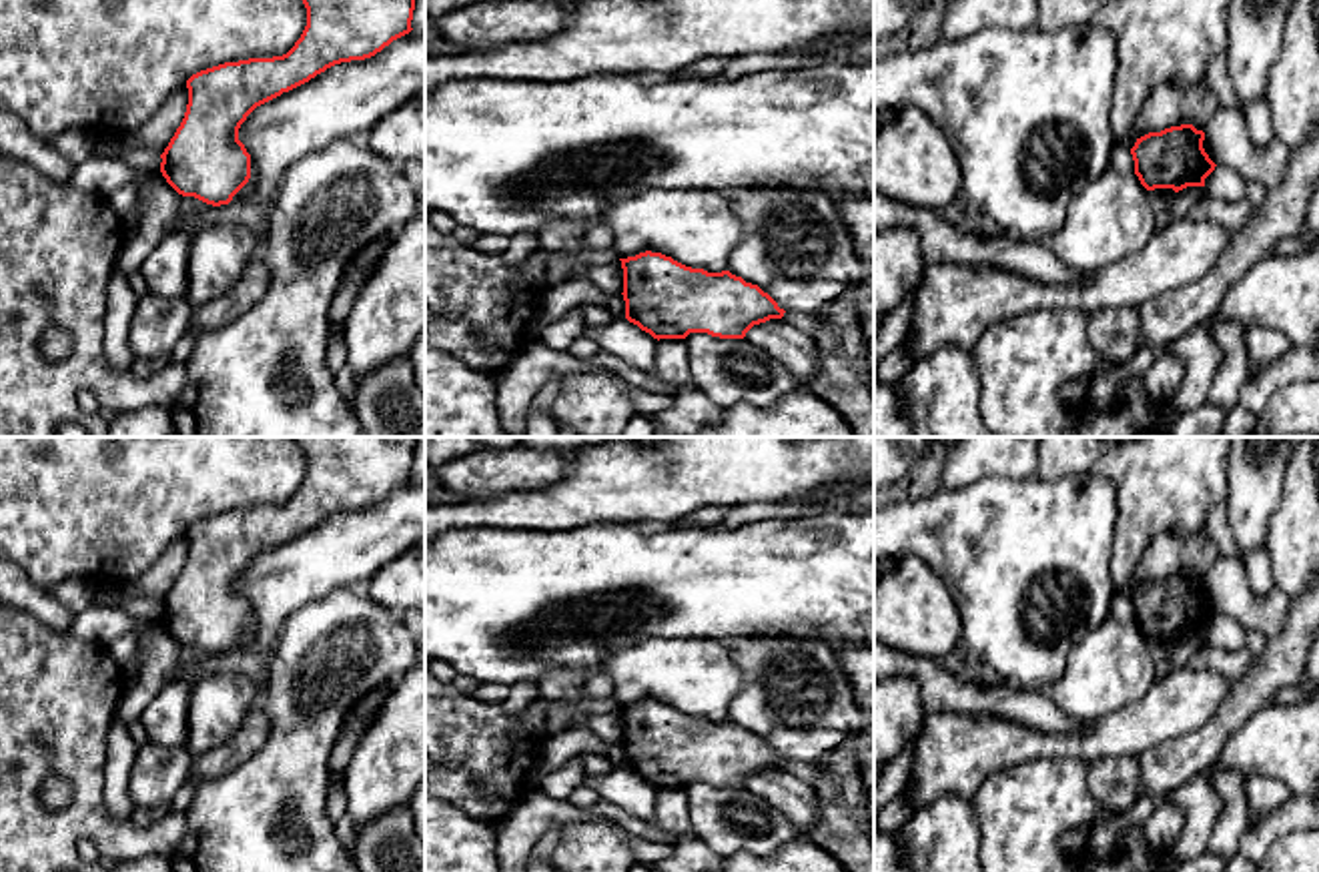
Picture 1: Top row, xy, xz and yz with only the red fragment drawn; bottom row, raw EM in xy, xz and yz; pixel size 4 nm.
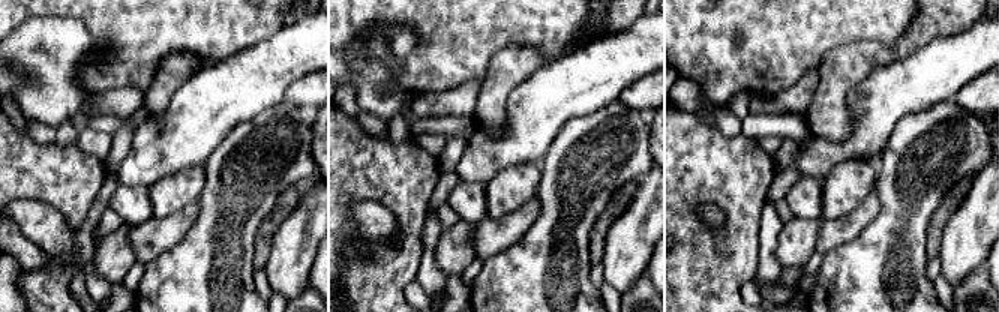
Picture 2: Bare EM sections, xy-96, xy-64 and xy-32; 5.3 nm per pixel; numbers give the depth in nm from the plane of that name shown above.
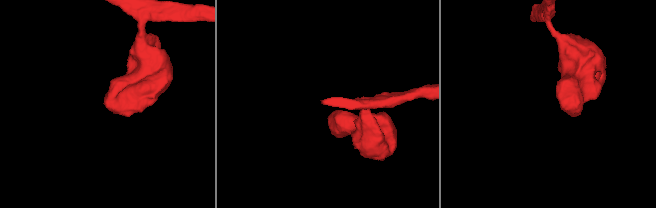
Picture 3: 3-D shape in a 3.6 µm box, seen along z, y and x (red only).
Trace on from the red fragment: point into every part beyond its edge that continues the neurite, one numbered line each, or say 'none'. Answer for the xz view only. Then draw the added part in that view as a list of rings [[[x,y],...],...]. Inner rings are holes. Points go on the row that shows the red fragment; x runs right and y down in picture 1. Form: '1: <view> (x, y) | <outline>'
none

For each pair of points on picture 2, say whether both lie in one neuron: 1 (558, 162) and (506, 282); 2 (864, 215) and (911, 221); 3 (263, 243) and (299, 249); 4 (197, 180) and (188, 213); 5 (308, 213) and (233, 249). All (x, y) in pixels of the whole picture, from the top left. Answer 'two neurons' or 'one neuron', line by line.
1: one neuron
2: two neurons
3: two neurons
4: two neurons
5: two neurons

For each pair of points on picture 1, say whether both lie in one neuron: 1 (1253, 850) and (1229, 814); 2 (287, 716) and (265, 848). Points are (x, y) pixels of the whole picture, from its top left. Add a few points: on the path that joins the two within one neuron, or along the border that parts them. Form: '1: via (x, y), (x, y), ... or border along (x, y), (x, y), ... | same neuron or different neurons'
1: border along (1247, 826), (1237, 850) | different neurons
2: via (287, 748), (287, 782), (269, 816) | same neuron

